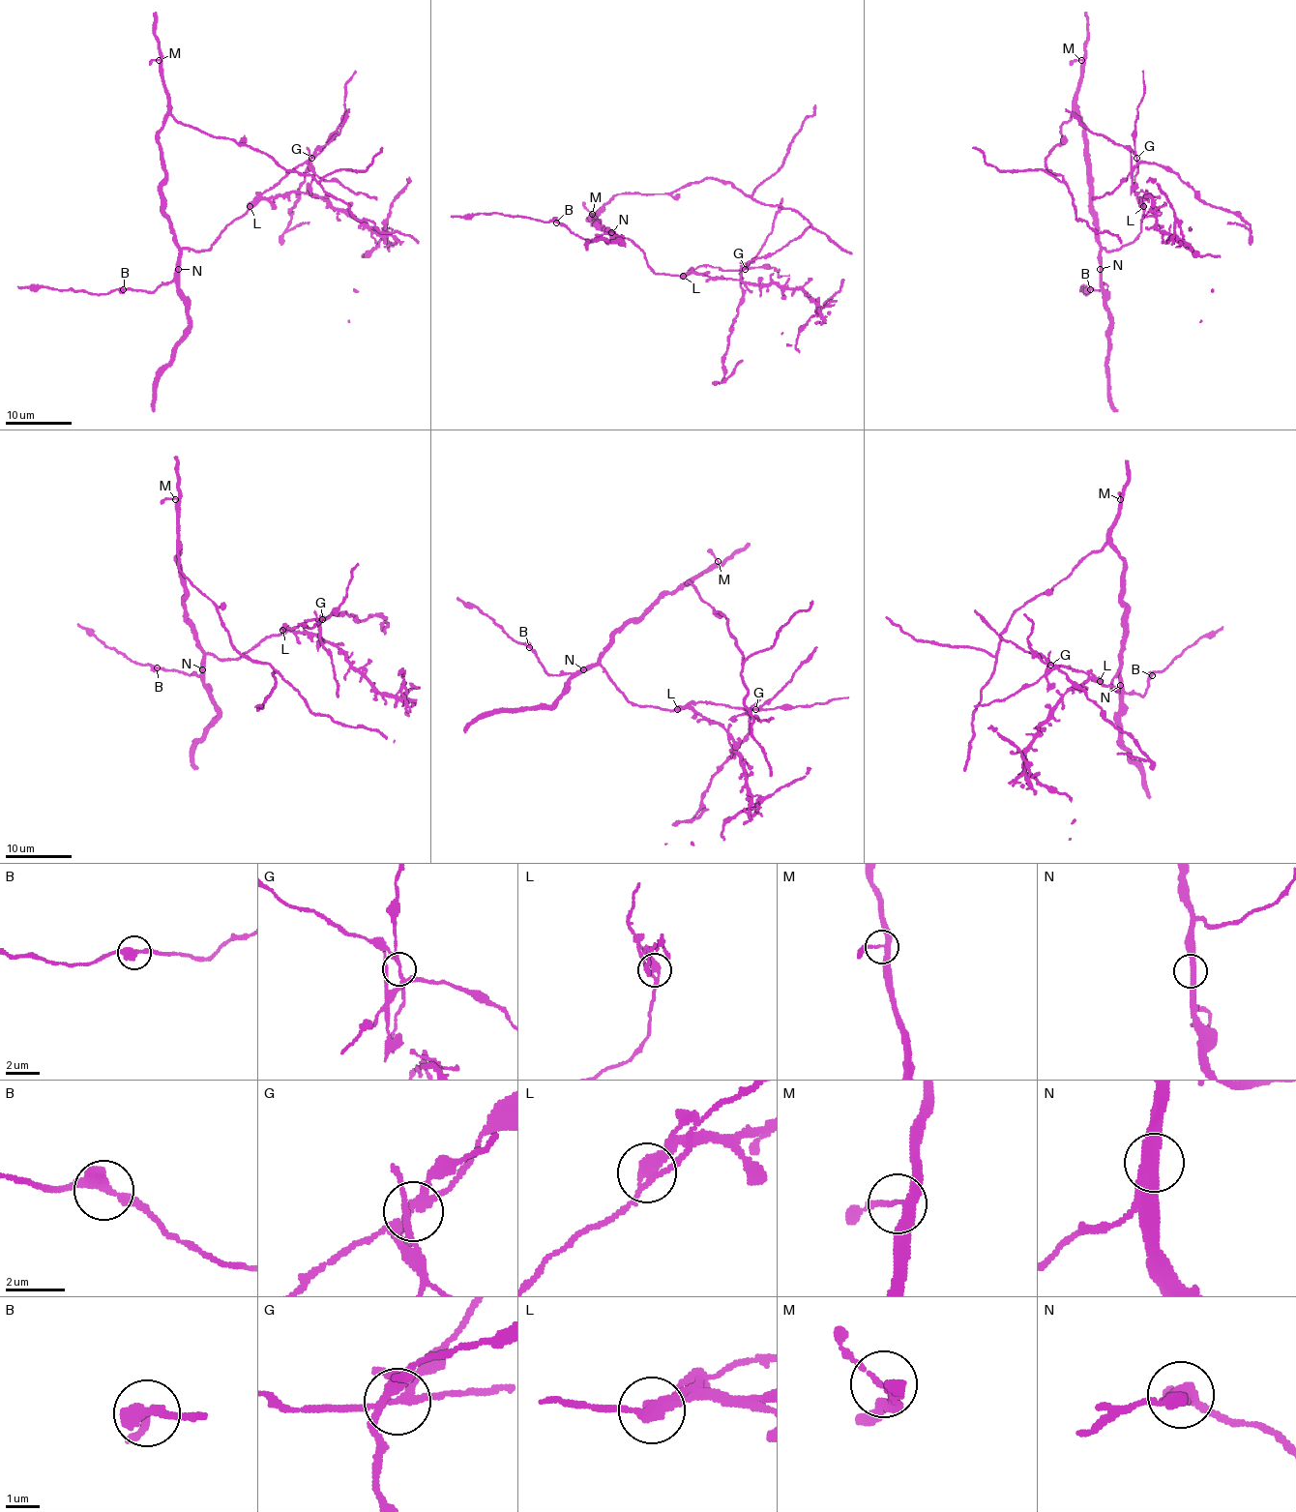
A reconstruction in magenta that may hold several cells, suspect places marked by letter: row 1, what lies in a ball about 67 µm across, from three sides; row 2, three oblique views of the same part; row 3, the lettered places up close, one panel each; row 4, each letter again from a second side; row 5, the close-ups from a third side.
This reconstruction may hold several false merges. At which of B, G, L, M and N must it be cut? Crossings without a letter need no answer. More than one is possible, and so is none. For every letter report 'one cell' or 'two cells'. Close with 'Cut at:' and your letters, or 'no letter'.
B: one cell
G: two cells
L: two cells
M: one cell
N: one cell
Cut at: G, L

